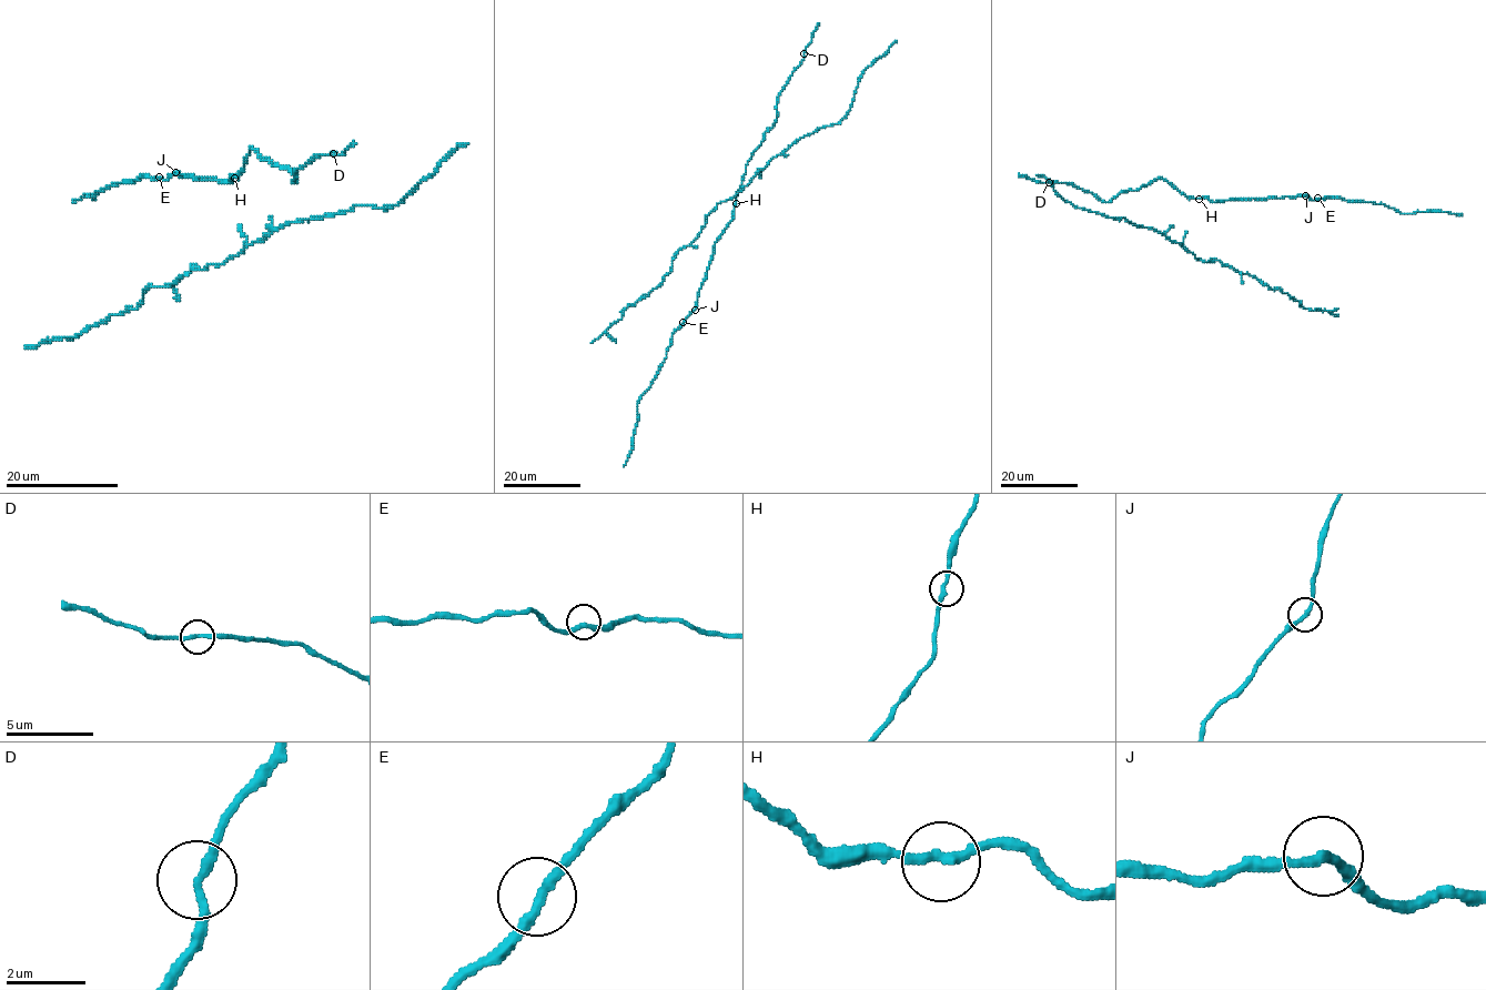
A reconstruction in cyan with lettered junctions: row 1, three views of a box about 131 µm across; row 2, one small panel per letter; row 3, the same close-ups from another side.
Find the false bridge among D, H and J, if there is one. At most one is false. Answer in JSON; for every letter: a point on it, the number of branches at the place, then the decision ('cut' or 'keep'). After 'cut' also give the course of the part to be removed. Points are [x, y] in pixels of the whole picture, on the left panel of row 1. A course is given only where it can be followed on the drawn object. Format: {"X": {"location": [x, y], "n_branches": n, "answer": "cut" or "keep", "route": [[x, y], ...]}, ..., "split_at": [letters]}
{"D": {"location": [333, 153], "n_branches": 2, "answer": "keep"}, "H": {"location": [234, 178], "n_branches": 2, "answer": "keep"}, "J": {"location": [175, 172], "n_branches": 2, "answer": "keep"}, "split_at": []}

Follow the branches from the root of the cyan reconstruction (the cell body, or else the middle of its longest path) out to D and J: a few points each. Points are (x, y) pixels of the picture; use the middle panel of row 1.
D: (735, 203), (746, 164), (774, 125), (778, 114), (779, 93), (799, 66), (804, 52)
J: (735, 203), (733, 220), (715, 243), (695, 310)

